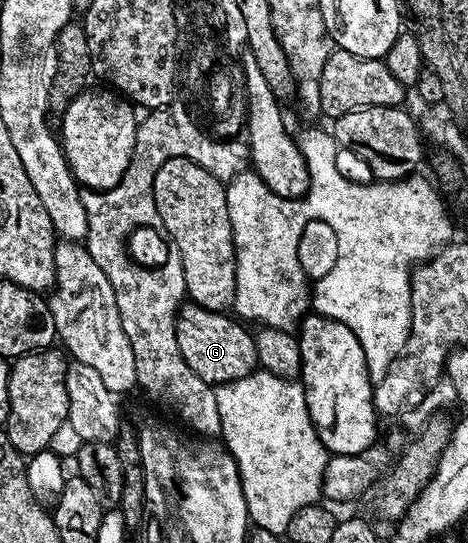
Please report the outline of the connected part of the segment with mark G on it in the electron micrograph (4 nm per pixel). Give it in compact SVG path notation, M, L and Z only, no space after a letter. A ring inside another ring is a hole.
M183 303L182 307L178 310L176 342L180 346L180 354L184 354L184 362L188 362L188 366L192 366L194 373L200 378L204 378L204 382L211 386L239 380L251 375L259 367L251 329L245 323L239 322L233 315L226 312L209 312L198 304Z

